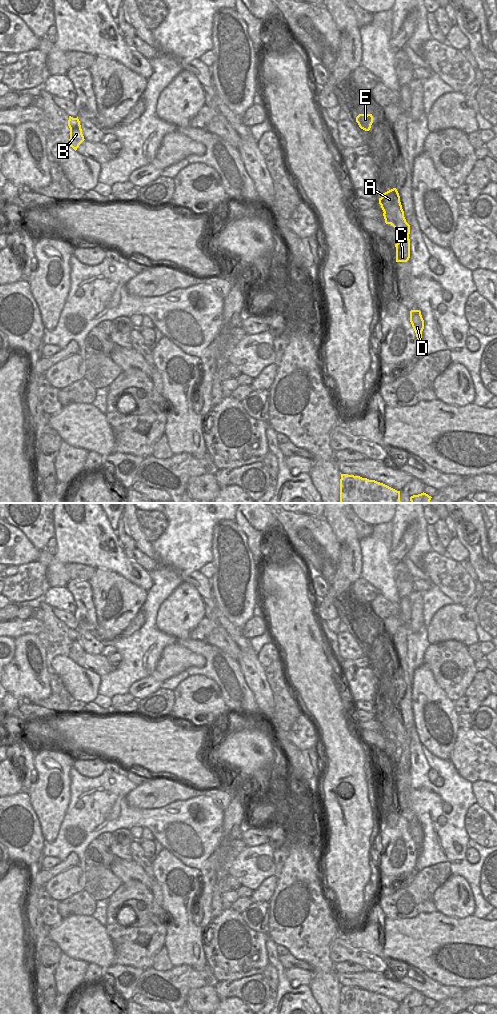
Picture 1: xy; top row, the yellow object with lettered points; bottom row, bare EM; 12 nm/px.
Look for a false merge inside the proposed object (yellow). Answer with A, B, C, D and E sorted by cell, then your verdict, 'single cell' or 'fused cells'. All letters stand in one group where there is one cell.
A E / B C D | fused cells

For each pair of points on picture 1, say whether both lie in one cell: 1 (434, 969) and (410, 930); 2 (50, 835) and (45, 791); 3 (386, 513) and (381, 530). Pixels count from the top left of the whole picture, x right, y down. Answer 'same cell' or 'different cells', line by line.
1: same cell
2: same cell
3: different cells

